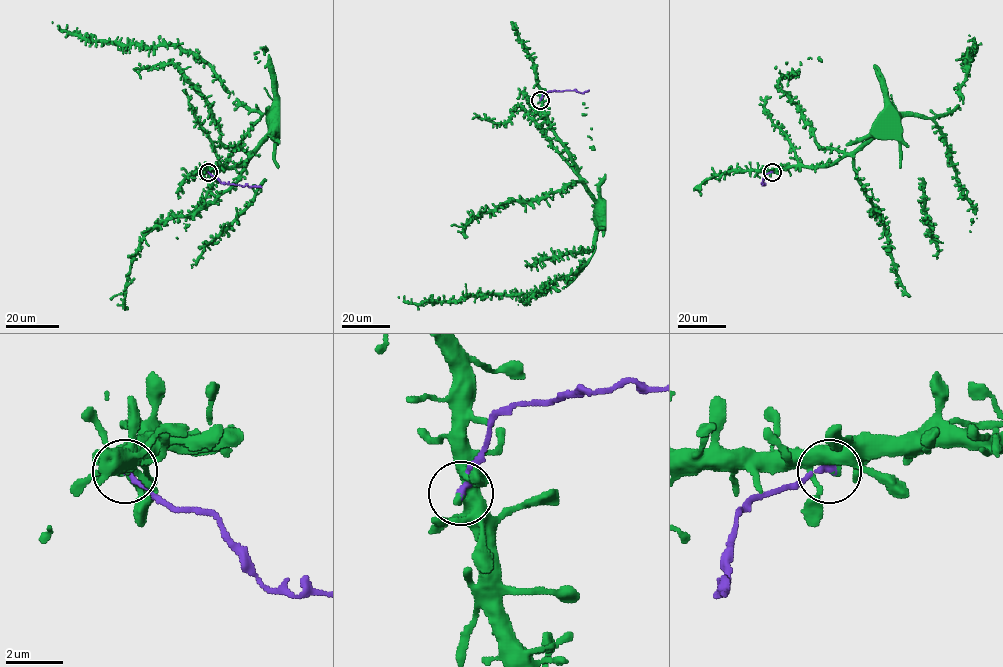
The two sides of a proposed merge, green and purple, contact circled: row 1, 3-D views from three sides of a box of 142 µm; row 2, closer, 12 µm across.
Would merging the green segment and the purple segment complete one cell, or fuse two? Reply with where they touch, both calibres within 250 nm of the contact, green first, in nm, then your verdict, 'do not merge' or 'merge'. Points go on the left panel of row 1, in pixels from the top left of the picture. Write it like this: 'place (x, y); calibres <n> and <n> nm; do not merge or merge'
place (208, 172); calibres 280 and 240 nm; do not merge

